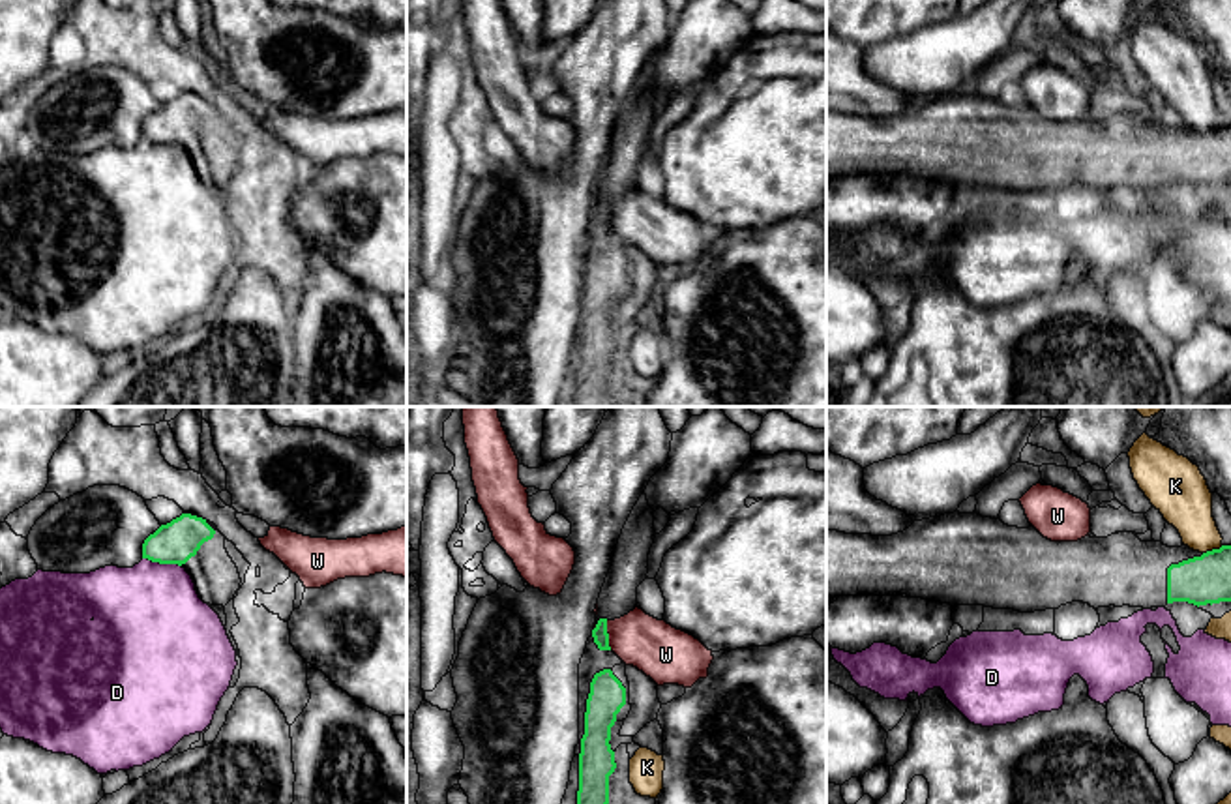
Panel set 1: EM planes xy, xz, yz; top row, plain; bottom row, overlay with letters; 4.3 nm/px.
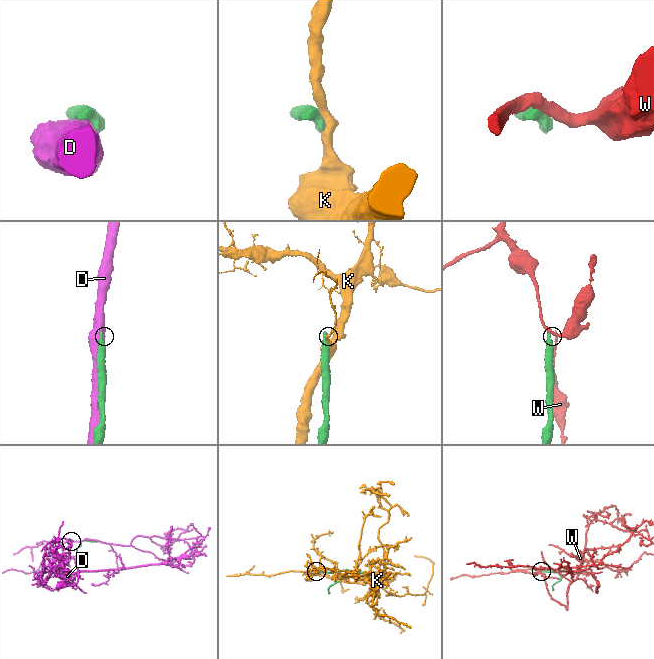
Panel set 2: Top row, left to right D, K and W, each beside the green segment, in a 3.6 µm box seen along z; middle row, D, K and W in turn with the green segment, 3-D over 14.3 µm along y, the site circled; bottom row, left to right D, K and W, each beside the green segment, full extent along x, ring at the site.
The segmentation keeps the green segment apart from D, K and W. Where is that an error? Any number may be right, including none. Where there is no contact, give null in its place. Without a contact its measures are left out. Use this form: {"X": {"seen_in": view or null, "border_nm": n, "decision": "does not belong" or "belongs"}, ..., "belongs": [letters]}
{"D": {"seen_in": "xy", "border_nm": 170, "decision": "does not belong"}, "K": {"seen_in": "yz", "border_nm": 90, "decision": "does not belong"}, "W": {"seen_in": "xz", "border_nm": 130, "decision": "does not belong"}, "belongs": []}

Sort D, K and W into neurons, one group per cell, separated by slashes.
D / K / W

